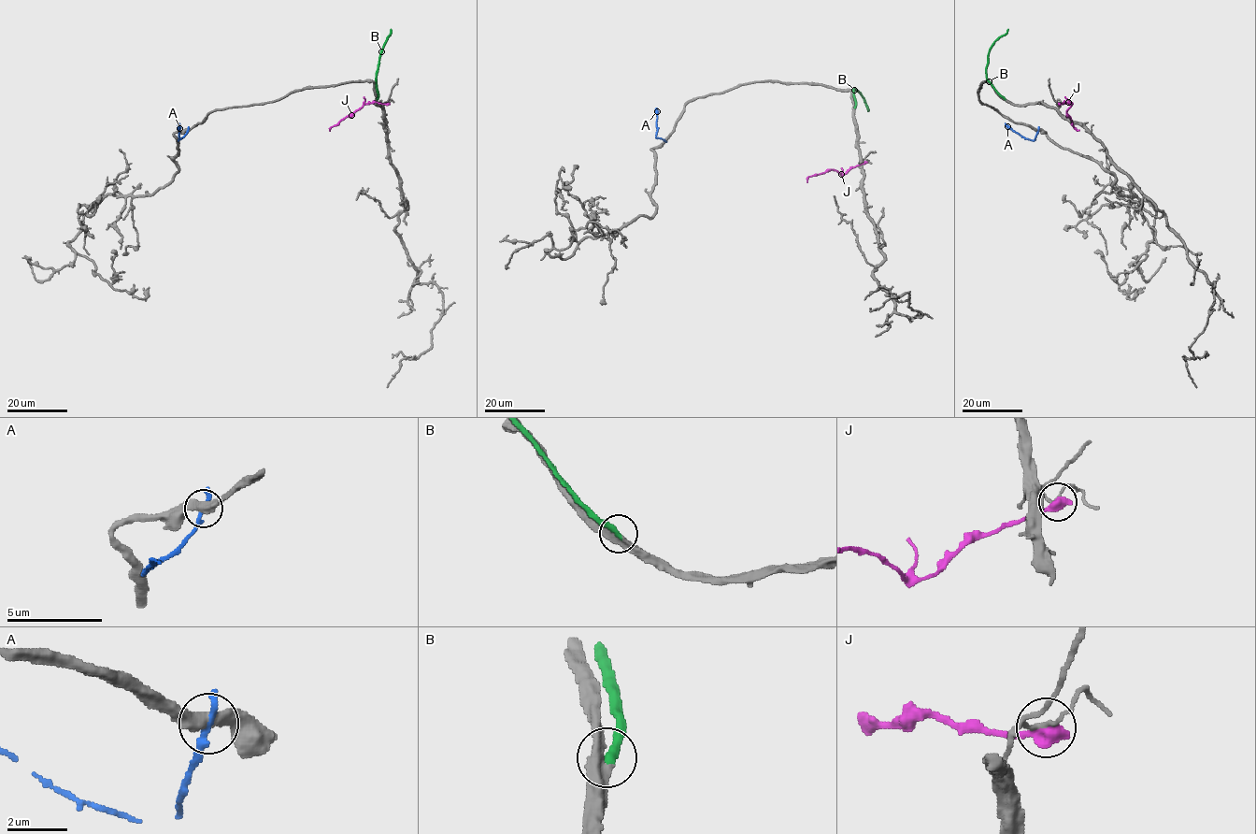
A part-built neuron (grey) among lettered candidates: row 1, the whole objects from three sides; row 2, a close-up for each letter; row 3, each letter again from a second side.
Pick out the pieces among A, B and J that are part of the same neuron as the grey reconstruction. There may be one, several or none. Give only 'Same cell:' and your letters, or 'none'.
Same cell: B

